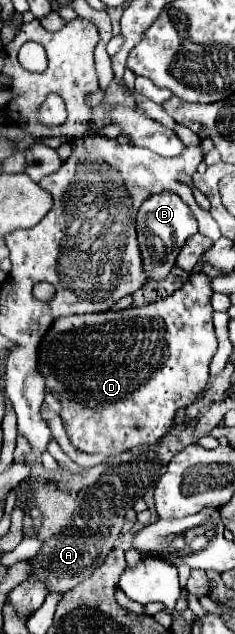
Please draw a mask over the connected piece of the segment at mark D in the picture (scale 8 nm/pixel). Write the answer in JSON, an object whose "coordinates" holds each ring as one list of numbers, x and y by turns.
{"coordinates":[[203,272,191,274,189,280,185,282,183,288,175,290,171,296,161,298,153,304,147,306,133,306,133,308,125,308,125,310,109,310,103,314,81,314,81,316,65,316,65,318,57,318,51,328,47,330,47,334,43,336,41,344,39,344,39,364,37,370,45,376,45,386,51,390,51,394,61,402,61,420,67,432,67,438,71,440,71,444,81,450,81,452,89,452,89,454,107,454,107,456,117,456,123,454,125,450,131,450,133,446,141,446,141,444,153,444,157,440,161,440,173,422,175,410,177,408,187,408,189,404,193,404,197,400,197,394,205,388,207,380,209,380,209,364,211,358,217,352,217,338,215,338,215,330,213,330,213,308,211,308,211,286,209,286,209,276]]}

